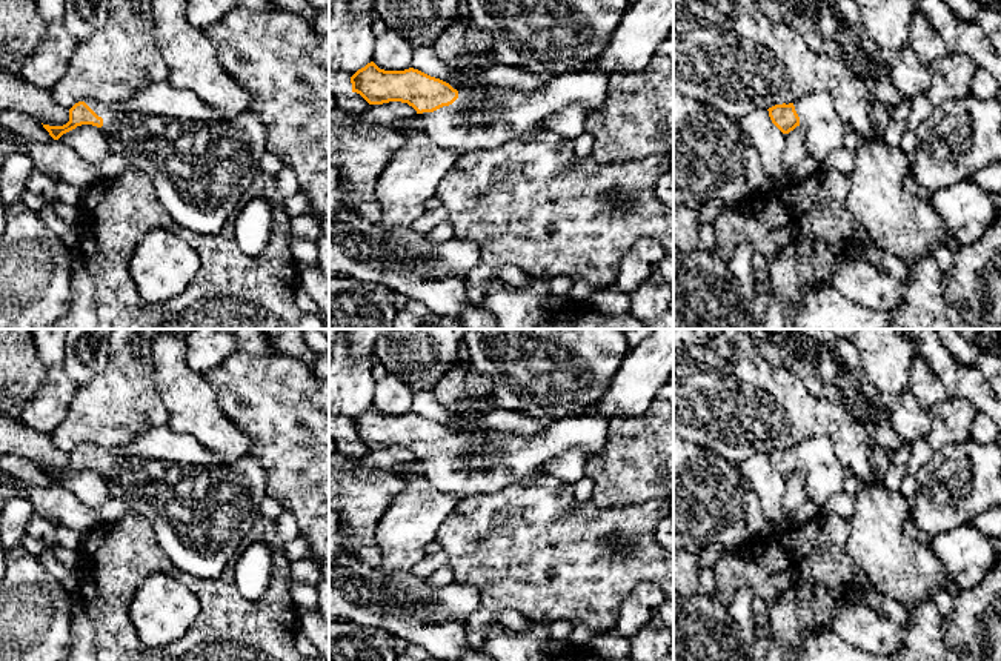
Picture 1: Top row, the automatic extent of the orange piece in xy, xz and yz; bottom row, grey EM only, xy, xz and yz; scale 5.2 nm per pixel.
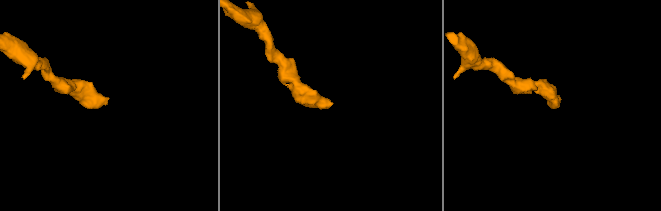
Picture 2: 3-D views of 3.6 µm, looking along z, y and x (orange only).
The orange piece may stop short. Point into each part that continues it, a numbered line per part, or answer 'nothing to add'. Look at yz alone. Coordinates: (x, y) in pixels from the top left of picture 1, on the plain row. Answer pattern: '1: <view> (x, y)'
1: yz (824, 477)

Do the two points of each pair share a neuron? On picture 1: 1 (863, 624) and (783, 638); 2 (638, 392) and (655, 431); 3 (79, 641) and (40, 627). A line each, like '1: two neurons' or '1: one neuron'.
1: two neurons
2: two neurons
3: two neurons

